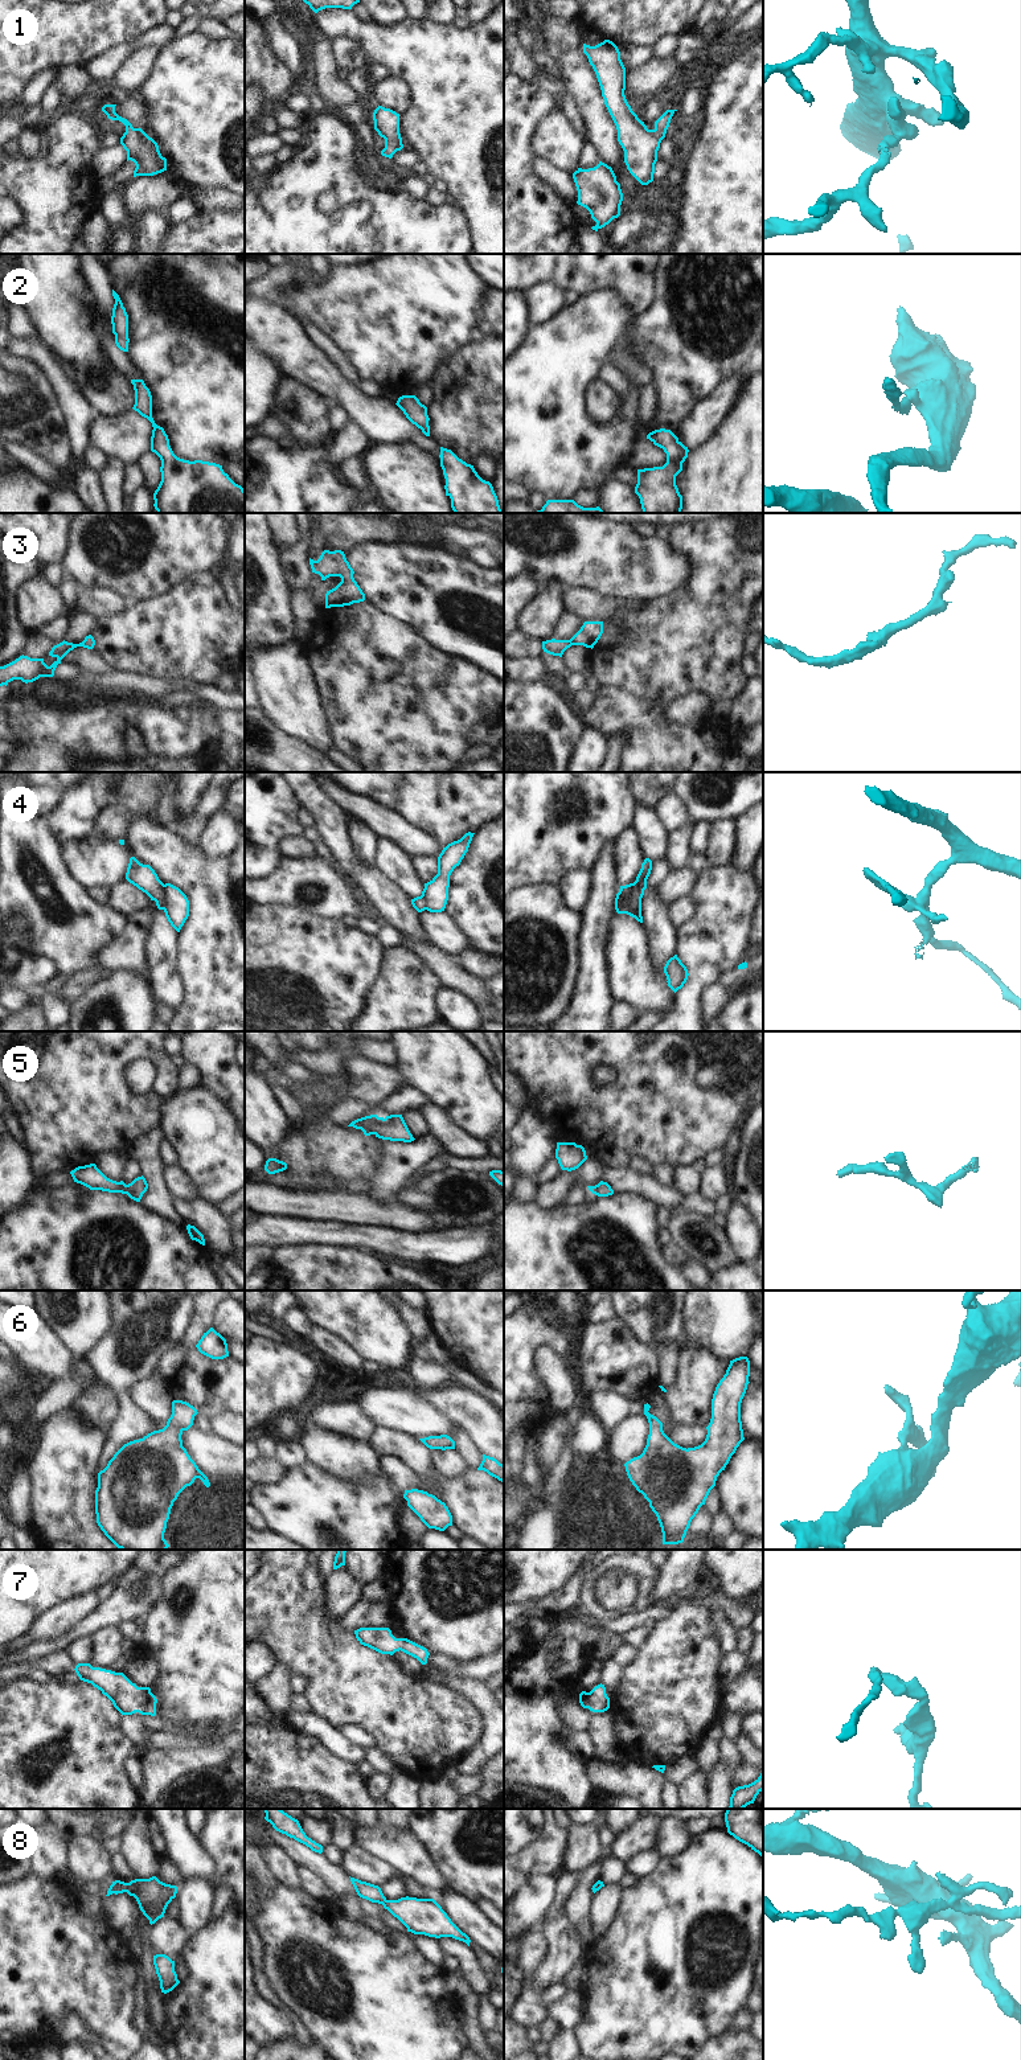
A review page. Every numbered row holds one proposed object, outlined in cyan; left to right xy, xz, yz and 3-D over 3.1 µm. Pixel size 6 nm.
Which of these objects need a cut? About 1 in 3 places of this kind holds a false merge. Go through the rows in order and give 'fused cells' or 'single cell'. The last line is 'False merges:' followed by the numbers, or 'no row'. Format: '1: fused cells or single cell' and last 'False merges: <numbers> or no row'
1: single cell
2: single cell
3: single cell
4: fused cells
5: single cell
6: single cell
7: single cell
8: single cell
False merges: 4

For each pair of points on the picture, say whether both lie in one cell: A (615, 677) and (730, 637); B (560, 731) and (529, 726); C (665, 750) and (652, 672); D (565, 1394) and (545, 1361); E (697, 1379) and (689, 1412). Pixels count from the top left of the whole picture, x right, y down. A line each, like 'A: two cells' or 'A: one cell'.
A: one cell
B: one cell
C: two cells
D: one cell
E: one cell

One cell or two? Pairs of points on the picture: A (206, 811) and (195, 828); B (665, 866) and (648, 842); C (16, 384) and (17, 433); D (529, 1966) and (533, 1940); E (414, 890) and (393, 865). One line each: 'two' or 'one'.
A: one
B: two
C: one
D: one
E: one

